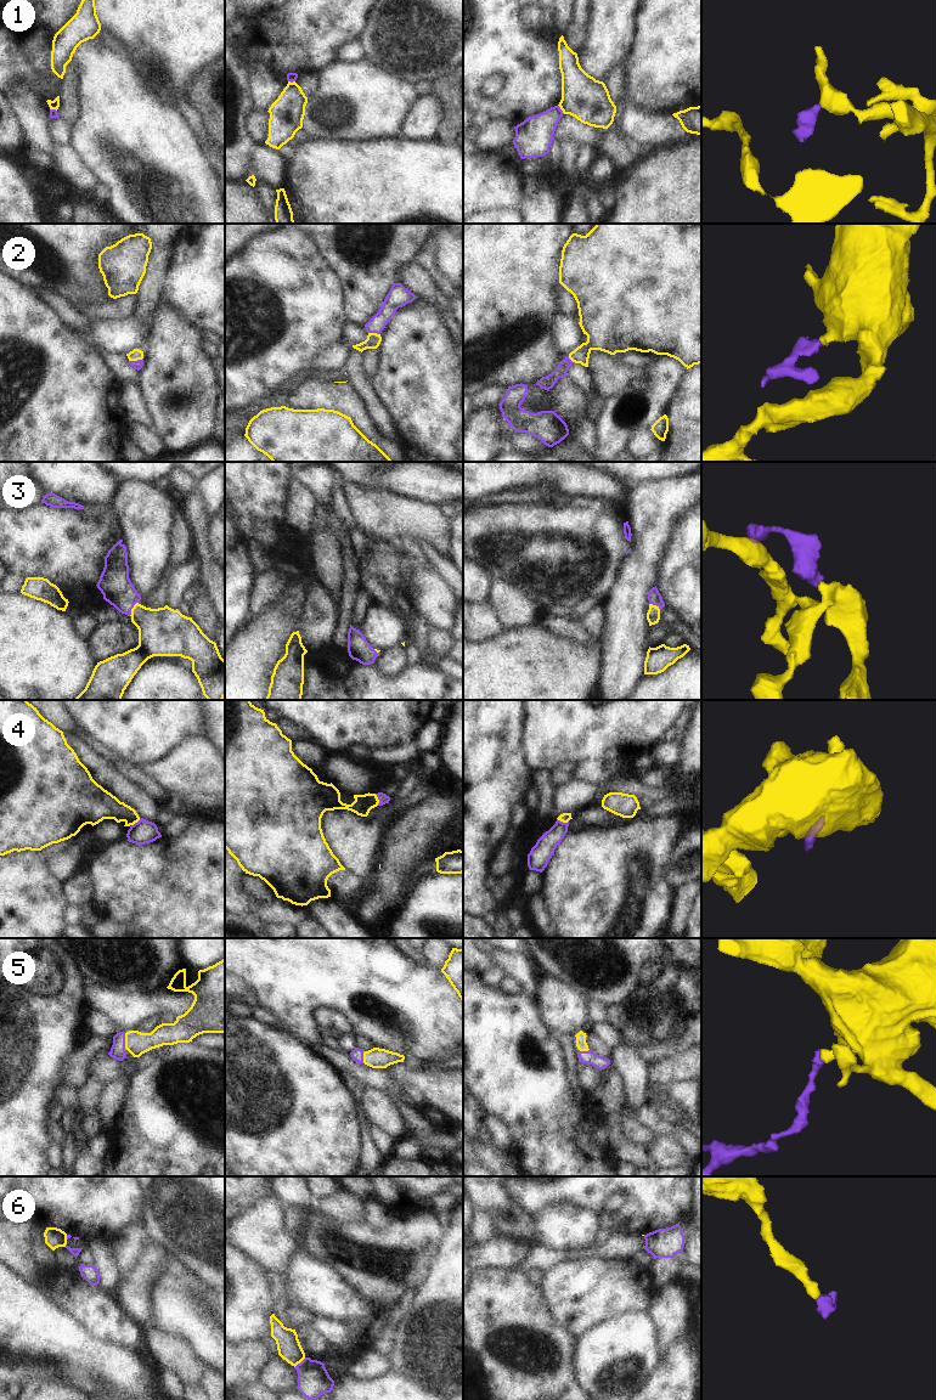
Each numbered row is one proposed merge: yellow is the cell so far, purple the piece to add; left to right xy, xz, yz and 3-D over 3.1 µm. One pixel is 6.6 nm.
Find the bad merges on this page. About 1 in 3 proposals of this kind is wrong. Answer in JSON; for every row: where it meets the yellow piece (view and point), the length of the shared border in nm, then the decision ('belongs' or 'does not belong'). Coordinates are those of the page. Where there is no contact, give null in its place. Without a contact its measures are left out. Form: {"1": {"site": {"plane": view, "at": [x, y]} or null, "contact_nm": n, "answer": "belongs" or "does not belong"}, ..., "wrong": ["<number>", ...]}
{"1": {"site": {"plane": "yz", "at": [560, 108]}, "contact_nm": 80, "answer": "does not belong"}, "2": {"site": {"plane": "xy", "at": [135, 360]}, "contact_nm": 90, "answer": "belongs"}, "3": {"site": {"plane": "xy", "at": [131, 609]}, "contact_nm": 110, "answer": "belongs"}, "4": {"site": {"plane": "xz", "at": [378, 800]}, "contact_nm": 80, "answer": "belongs"}, "5": {"site": {"plane": "xy", "at": [125, 1040]}, "contact_nm": 100, "answer": "belongs"}, "6": {"site": {"plane": "xz", "at": [299, 1362]}, "contact_nm": 100, "answer": "does not belong"}, "wrong": ["1", "6"]}

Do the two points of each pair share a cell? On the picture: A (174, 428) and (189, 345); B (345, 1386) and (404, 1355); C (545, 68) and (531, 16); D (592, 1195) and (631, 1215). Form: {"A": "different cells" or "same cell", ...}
{"A": "same cell", "B": "different cells", "C": "different cells", "D": "same cell"}

